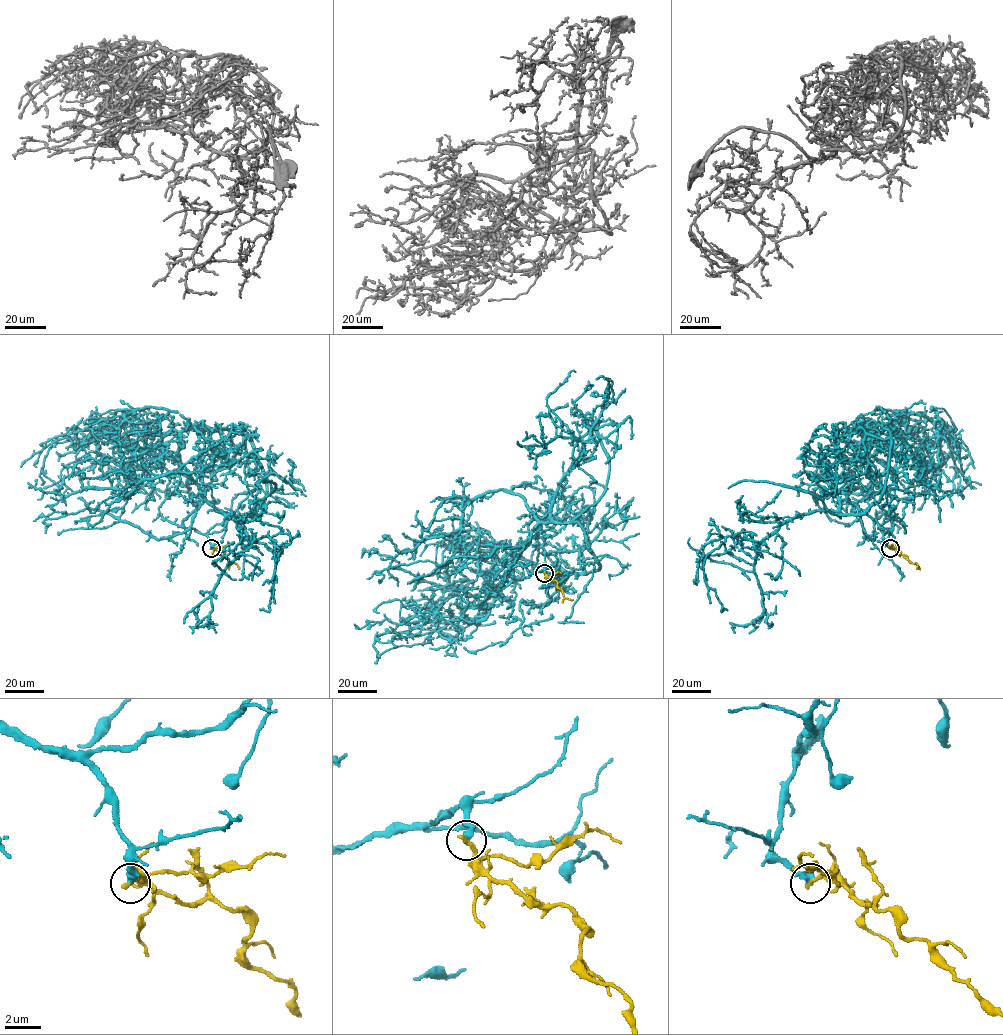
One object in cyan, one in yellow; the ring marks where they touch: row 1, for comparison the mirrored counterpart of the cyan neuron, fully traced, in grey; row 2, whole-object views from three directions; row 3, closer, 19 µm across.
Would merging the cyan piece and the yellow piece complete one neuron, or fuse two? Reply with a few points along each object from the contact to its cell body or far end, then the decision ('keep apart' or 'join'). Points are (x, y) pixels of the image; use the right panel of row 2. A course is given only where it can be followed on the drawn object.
course cyan (890, 548), (840, 502), (879, 500), (878, 426), (936, 466), (944, 422), (860, 416), (896, 445); course yellow (890, 548), (916, 562), (917, 569); keep apart

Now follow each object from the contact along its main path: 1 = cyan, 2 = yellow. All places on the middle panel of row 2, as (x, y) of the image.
1: (544, 573), (534, 529), (577, 522), (600, 568), (514, 558), (484, 618), (423, 613), (458, 539), (437, 579)
2: (544, 573), (557, 582), (564, 598), (572, 600)

